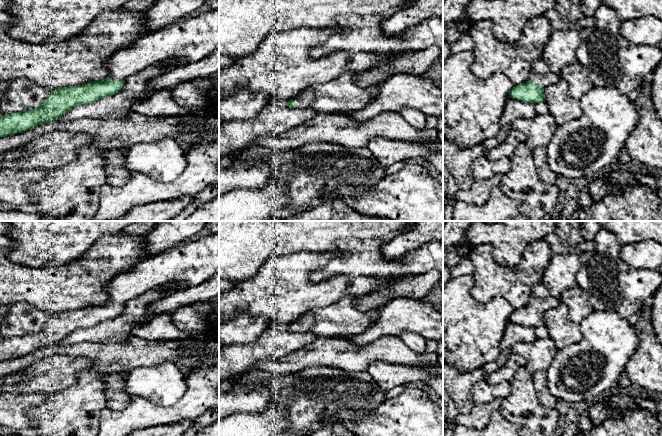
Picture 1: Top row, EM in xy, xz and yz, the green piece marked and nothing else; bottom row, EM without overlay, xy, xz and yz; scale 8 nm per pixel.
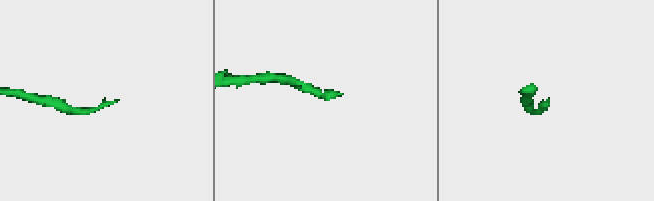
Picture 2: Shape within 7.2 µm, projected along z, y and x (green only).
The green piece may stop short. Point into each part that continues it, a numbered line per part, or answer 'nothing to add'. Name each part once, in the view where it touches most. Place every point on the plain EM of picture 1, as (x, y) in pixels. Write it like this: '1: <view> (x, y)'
1: xy (187, 264)

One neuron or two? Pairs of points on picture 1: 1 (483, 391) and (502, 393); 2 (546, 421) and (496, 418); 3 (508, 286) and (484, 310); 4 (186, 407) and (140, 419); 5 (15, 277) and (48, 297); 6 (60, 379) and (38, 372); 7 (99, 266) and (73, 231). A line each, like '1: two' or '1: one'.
1: one
2: two
3: two
4: one
5: one
6: one
7: two

